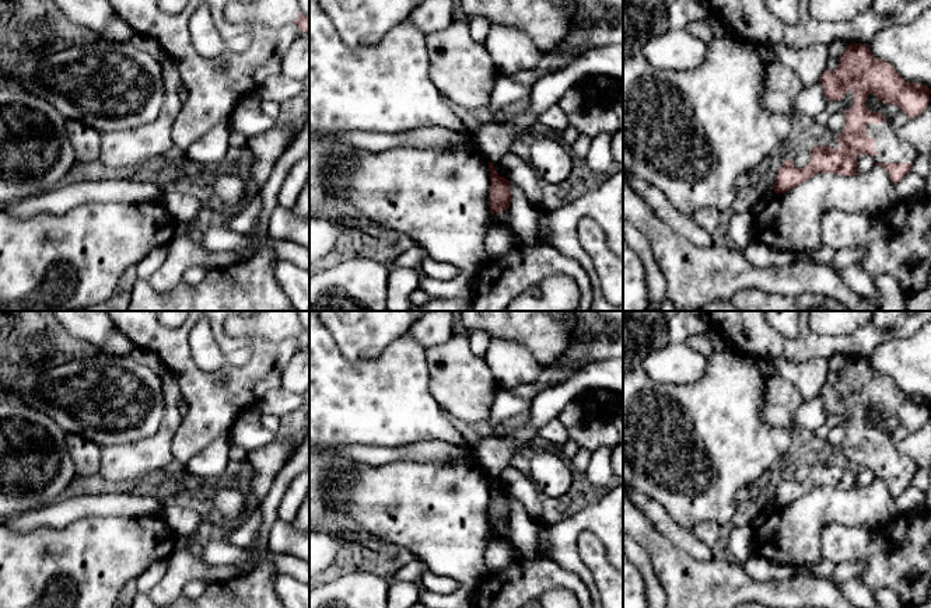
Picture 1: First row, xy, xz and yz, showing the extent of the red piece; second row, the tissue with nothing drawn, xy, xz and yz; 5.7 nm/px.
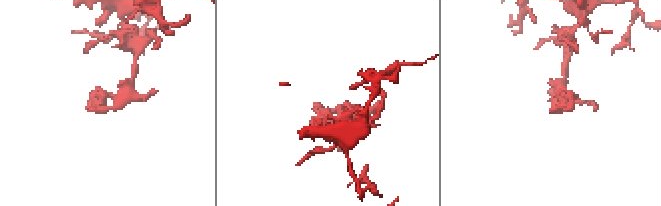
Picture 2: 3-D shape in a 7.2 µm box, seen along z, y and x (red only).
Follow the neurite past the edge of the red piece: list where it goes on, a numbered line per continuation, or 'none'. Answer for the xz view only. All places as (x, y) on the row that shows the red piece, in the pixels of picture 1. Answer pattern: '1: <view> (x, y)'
none

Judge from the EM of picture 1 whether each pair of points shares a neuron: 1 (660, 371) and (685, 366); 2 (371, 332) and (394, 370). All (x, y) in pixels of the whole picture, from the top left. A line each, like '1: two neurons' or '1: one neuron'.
1: one neuron
2: two neurons

